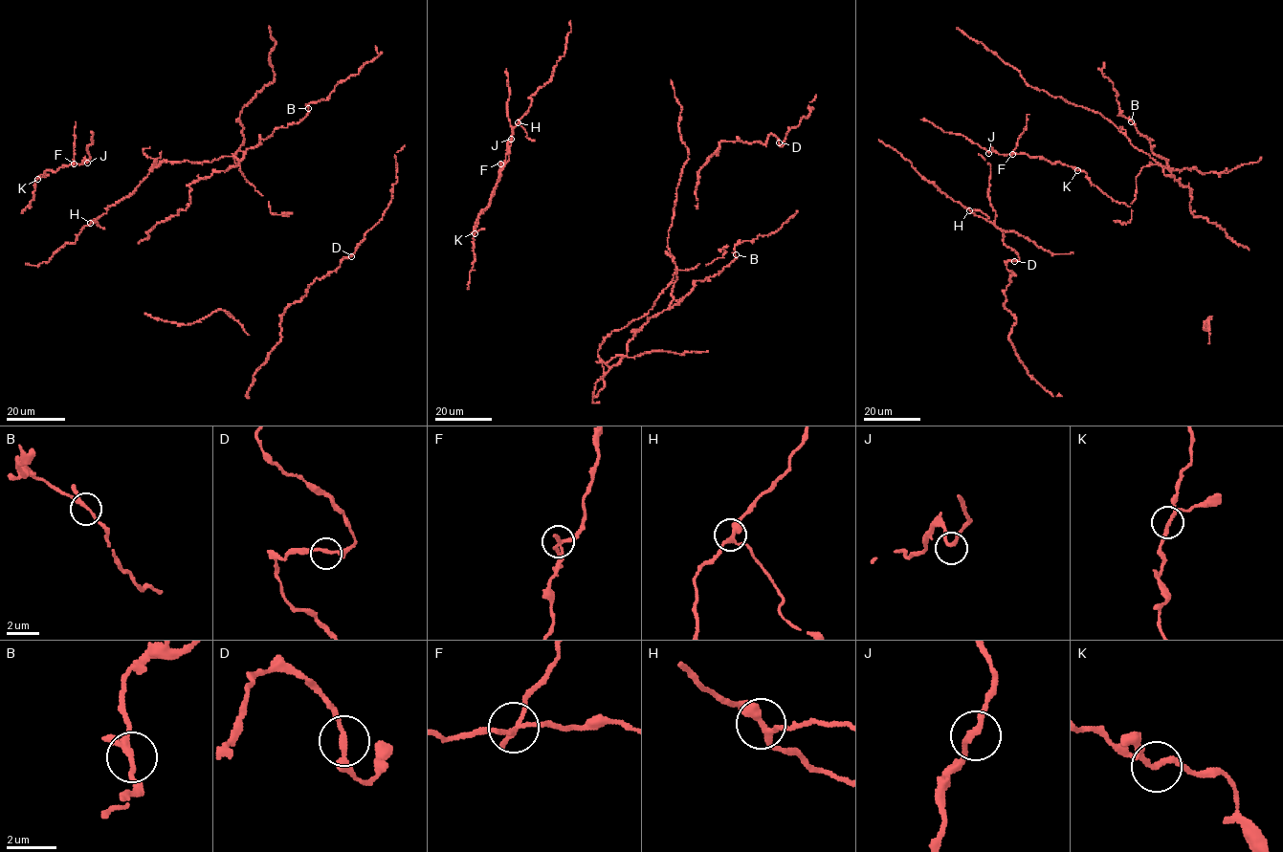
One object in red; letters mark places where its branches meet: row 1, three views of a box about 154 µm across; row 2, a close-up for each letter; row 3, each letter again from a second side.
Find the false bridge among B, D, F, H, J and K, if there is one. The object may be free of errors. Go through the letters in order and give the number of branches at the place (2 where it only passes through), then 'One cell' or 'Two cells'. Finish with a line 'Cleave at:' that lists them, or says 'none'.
B: Branches: 3. One cell
D: Branches: 3. One cell
F: Branches: 3. Two cells
H: Branches: 3. One cell
J: Branches: 2. One cell
K: Branches: 3. One cell
Cleave at: F

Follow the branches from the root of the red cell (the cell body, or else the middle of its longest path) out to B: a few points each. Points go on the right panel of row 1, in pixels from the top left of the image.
B: (1196, 169), (1152, 163), (1158, 163), (1165, 175), (1175, 176), (1131, 121)

